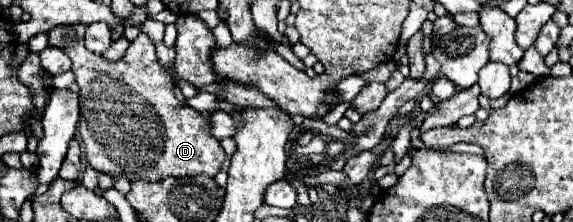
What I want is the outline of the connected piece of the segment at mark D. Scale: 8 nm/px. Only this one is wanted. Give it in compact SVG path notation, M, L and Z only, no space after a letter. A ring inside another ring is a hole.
M86 24L52 28L48 46L60 48L72 60L72 72L80 86L80 140L86 160L98 172L126 176L130 182L156 182L166 176L216 176L224 162L220 142L210 134L208 118L174 96L174 82L156 58L152 40L140 32L124 60L110 62L92 54L83 44Z

